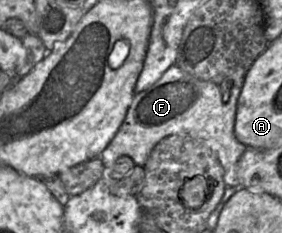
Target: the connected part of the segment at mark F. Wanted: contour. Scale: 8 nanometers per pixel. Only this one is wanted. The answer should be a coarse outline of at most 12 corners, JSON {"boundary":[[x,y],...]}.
{"boundary":[[172,65],[134,95],[99,157],[144,168],[171,135],[207,145],[240,187],[235,137],[246,73],[221,83]]}

